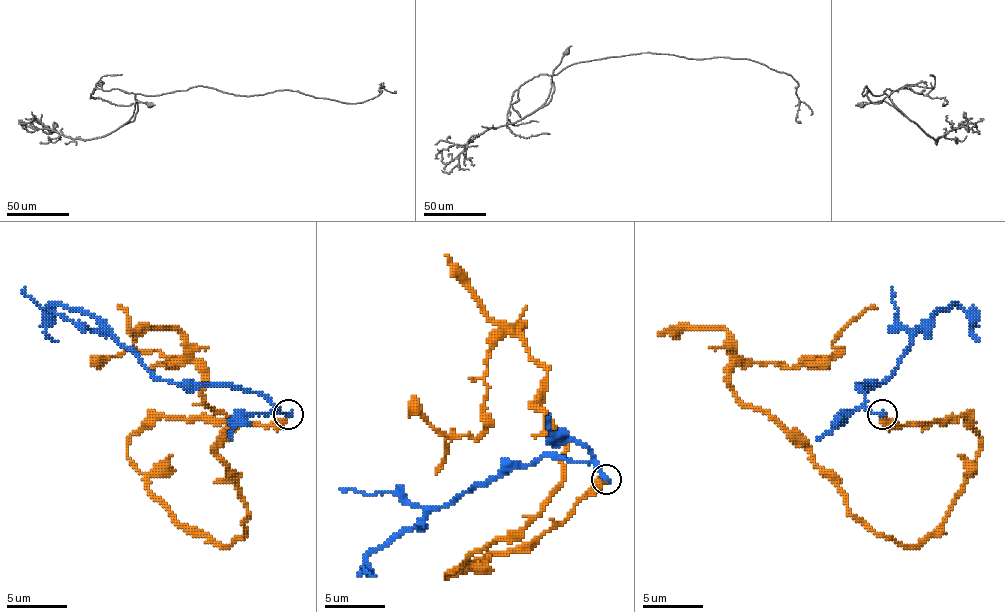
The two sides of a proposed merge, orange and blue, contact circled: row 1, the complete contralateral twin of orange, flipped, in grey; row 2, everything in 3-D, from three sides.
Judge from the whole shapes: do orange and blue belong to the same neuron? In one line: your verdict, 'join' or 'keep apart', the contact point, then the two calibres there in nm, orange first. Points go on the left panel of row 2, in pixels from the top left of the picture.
keep apart; at (288, 414); 360 nm thick on the orange side, 260 nm on the other

